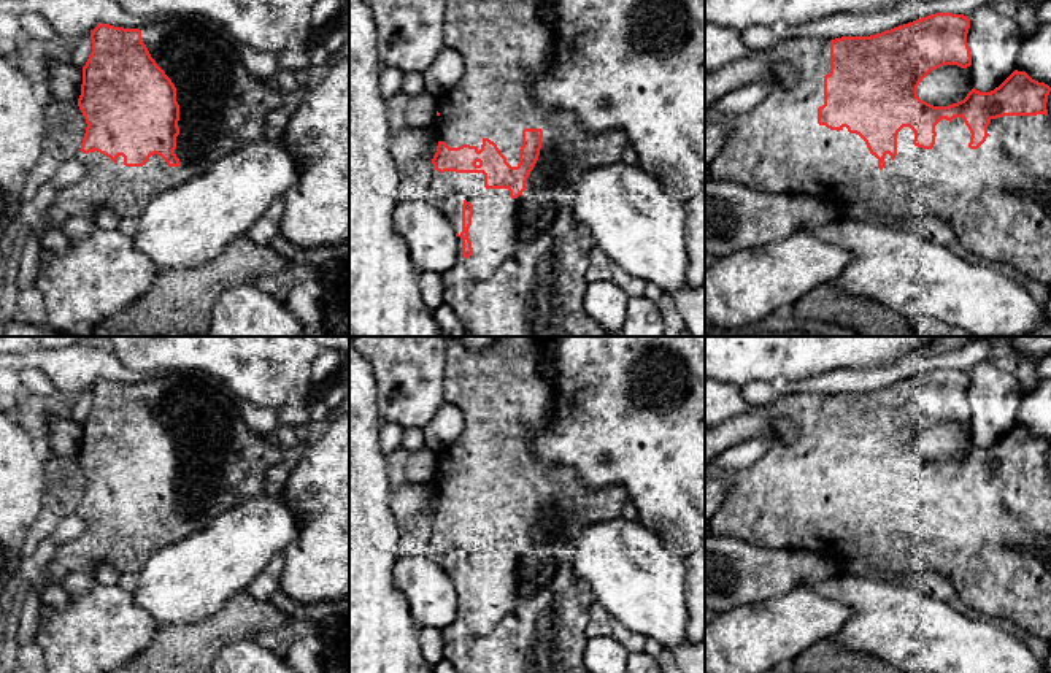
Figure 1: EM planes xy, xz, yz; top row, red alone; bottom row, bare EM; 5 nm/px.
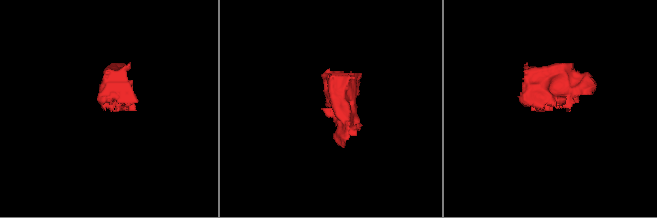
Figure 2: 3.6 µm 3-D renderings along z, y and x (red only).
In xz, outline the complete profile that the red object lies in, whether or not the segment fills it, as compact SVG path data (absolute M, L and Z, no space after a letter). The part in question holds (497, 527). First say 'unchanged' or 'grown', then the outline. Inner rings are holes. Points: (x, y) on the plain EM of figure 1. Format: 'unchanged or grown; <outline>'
grown; M452 336L448 341L443 398L454 405L464 414L464 430L460 436L438 457L437 471L440 473L438 502L432 514L435 522L433 538L429 552L432 552L443 567L446 576L457 592L457 617L448 627L441 629L445 643L445 659L451 662L457 673L591 673L584 667L584 649L587 644L586 627L589 610L594 605L589 584L575 573L573 552L581 532L592 524L621 517L629 494L621 486L589 487L579 479L575 468L545 465L533 457L529 436L545 430L552 416L551 384L538 373L540 348L537 336L499 336L486 348L470 351Z

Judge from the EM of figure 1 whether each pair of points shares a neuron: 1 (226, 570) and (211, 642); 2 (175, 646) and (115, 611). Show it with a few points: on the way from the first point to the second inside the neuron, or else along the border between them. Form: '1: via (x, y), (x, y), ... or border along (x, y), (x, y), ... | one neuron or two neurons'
1: border along (245, 589), (234, 594), (205, 618), (183, 624) | two neurons
2: border along (159, 626), (153, 638), (134, 656) | two neurons

